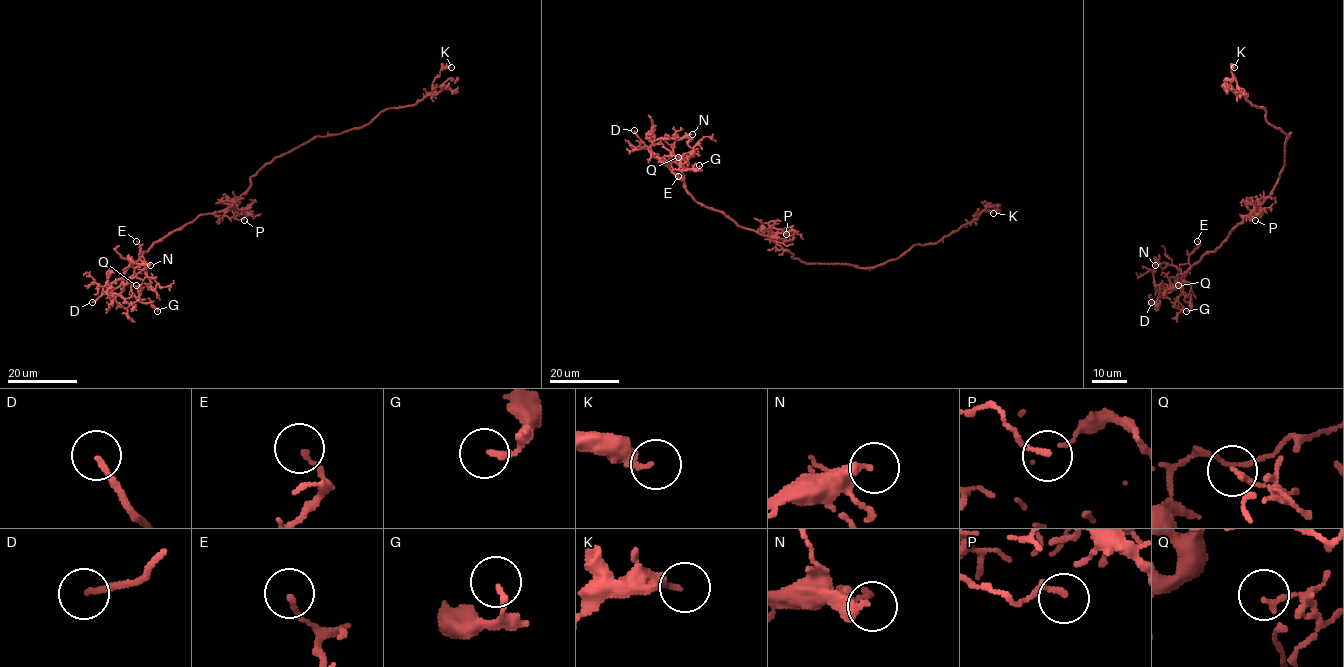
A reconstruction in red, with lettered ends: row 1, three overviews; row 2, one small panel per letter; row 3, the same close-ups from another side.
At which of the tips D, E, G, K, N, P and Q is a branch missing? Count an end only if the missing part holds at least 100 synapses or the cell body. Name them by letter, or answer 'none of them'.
D

